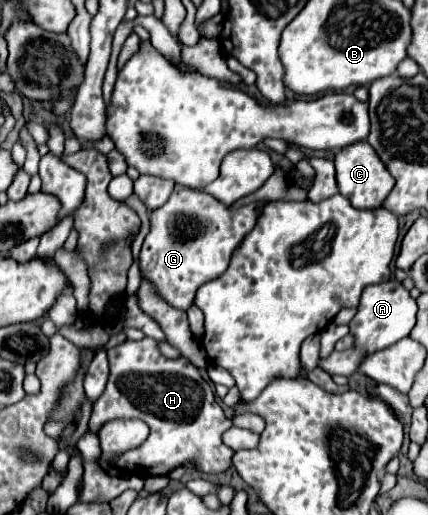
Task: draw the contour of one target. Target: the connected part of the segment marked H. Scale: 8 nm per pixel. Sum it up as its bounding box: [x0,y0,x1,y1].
[89,338,233,476]

